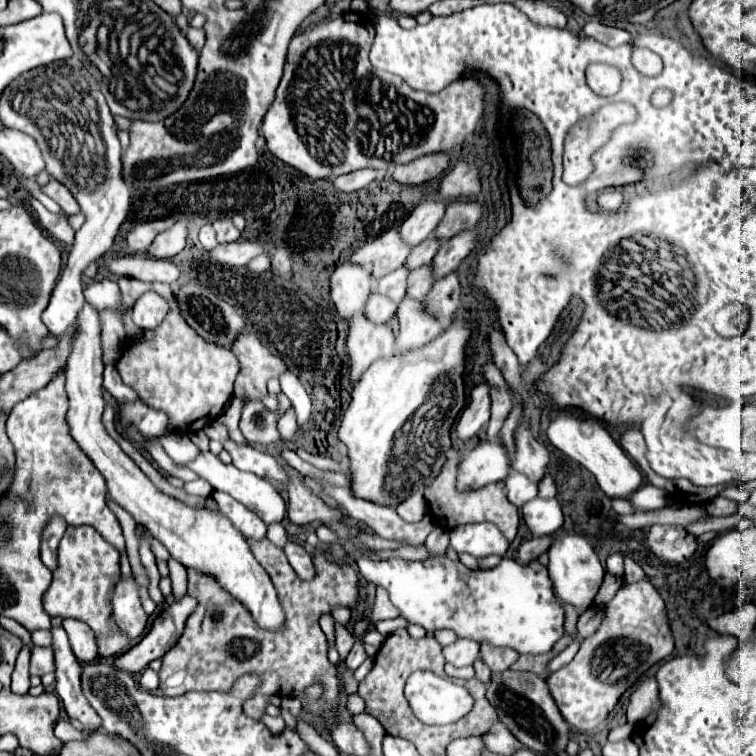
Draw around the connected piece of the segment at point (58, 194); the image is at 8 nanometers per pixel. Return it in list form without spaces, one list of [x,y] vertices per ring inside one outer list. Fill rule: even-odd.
[[[50,179],[50,181],[42,187],[42,193],[46,193],[48,197],[52,197],[52,199],[54,199],[66,213],[70,213],[70,215],[74,215],[74,213],[80,211],[80,207],[78,207],[78,203],[74,201],[72,193],[70,193],[62,183],[58,183],[56,179]]]

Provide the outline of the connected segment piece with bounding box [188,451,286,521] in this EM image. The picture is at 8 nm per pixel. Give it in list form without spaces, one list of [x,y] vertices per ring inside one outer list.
[[[208,451],[208,453],[200,453],[200,455],[196,457],[196,461],[188,463],[188,467],[190,467],[194,473],[198,473],[198,477],[206,479],[214,489],[232,495],[236,501],[240,501],[242,505],[246,505],[246,507],[248,507],[250,511],[254,511],[256,515],[260,515],[260,519],[266,519],[266,521],[282,521],[282,519],[284,519],[284,515],[286,515],[286,503],[284,503],[282,495],[276,491],[276,487],[274,487],[270,481],[266,481],[266,479],[262,479],[262,477],[258,477],[258,475],[254,475],[254,473],[240,471],[240,469],[236,469],[234,465],[224,465],[224,463],[222,463],[218,457],[214,457],[210,451]]]

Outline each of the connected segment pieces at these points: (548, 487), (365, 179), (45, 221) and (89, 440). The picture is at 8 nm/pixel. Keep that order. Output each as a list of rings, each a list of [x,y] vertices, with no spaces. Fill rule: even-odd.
[[[546,475],[538,487],[540,487],[540,491],[538,491],[540,497],[554,497],[556,495],[556,485],[550,475]]]
[[[354,171],[350,175],[342,175],[342,177],[336,177],[332,179],[330,183],[342,191],[342,193],[352,193],[352,191],[360,191],[362,187],[370,185],[374,179],[378,177],[378,171]]]
[[[30,198],[29,203],[34,209],[38,223],[50,235],[60,241],[64,241],[66,245],[74,243],[74,229],[68,225],[68,221],[64,221],[64,217],[60,215],[52,215],[37,199]]]
[[[84,305],[78,313],[78,335],[72,345],[72,353],[66,365],[66,393],[70,401],[70,409],[66,413],[70,437],[78,443],[78,447],[94,461],[94,467],[106,479],[108,495],[124,507],[138,523],[142,523],[150,535],[154,535],[172,555],[172,559],[180,561],[186,567],[194,567],[202,573],[208,573],[218,579],[218,583],[232,593],[256,619],[256,623],[264,629],[280,629],[284,625],[284,611],[274,591],[270,577],[264,573],[262,565],[254,559],[246,537],[236,529],[228,517],[220,511],[204,511],[190,509],[182,501],[174,501],[172,497],[160,493],[152,481],[138,469],[138,465],[120,449],[120,445],[106,433],[102,425],[104,411],[104,395],[102,395],[102,349],[100,349],[100,333],[98,333],[98,311],[90,305]]]

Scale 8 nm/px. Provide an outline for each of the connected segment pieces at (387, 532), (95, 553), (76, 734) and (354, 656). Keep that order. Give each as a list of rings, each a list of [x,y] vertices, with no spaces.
[[[322,483],[322,487],[340,505],[344,505],[344,509],[348,511],[348,515],[352,519],[366,523],[376,535],[380,535],[384,539],[400,541],[400,543],[412,545],[412,547],[424,545],[428,533],[434,527],[432,519],[422,519],[420,523],[414,523],[414,525],[406,523],[392,507],[382,507],[382,505],[374,505],[370,501],[352,497],[348,487],[332,487],[332,485],[324,485],[324,483]]]
[[[90,525],[68,527],[58,545],[58,569],[52,571],[52,583],[44,593],[44,611],[50,617],[84,621],[96,633],[100,657],[116,657],[128,644],[128,637],[114,625],[112,617],[110,597],[116,581],[120,581],[120,557],[116,549]]]
[[[60,719],[58,721],[58,725],[54,727],[54,735],[62,741],[62,743],[66,743],[66,741],[70,741],[70,739],[82,739],[82,731],[76,731],[68,721],[64,721],[64,719]]]
[[[358,639],[358,641],[354,643],[354,647],[350,649],[350,655],[348,655],[348,659],[346,659],[346,667],[348,667],[348,669],[352,669],[352,671],[356,671],[356,669],[364,663],[364,659],[366,659],[364,643]]]

